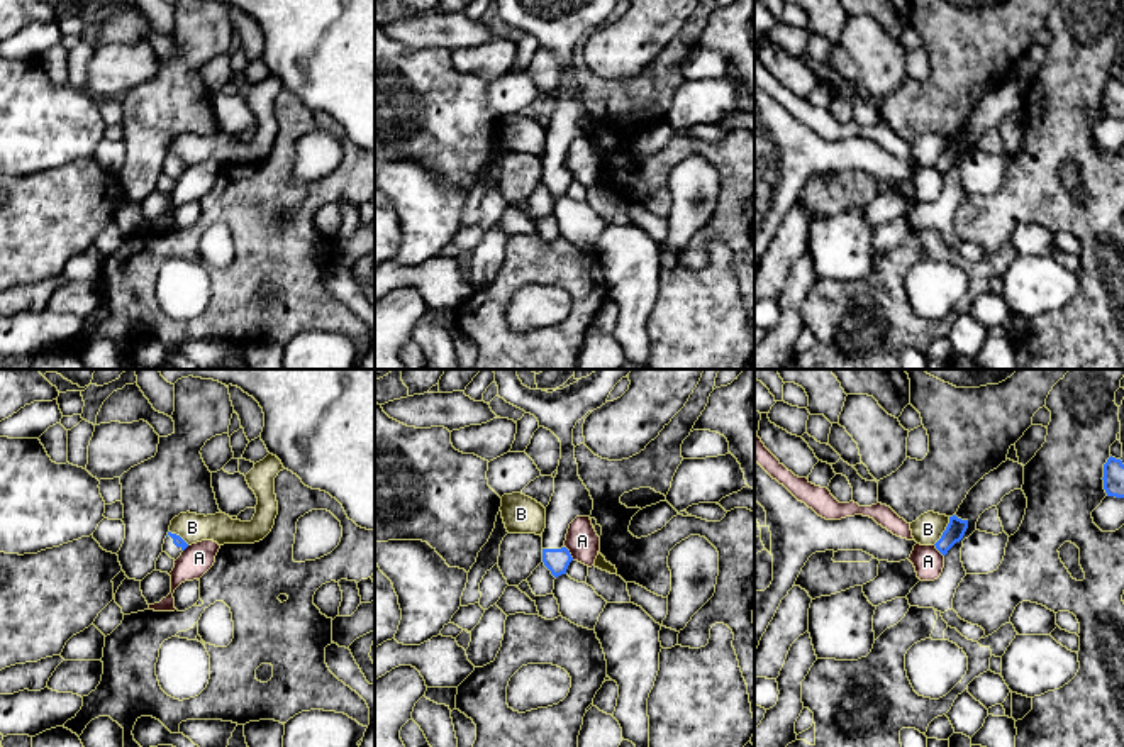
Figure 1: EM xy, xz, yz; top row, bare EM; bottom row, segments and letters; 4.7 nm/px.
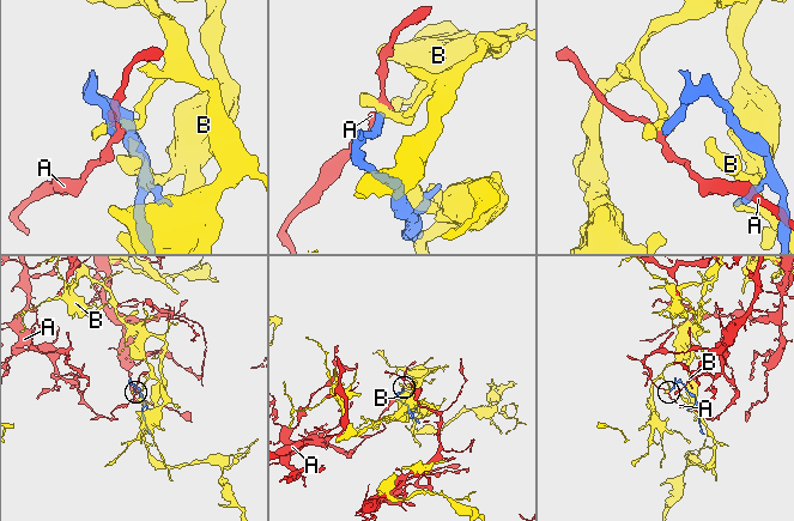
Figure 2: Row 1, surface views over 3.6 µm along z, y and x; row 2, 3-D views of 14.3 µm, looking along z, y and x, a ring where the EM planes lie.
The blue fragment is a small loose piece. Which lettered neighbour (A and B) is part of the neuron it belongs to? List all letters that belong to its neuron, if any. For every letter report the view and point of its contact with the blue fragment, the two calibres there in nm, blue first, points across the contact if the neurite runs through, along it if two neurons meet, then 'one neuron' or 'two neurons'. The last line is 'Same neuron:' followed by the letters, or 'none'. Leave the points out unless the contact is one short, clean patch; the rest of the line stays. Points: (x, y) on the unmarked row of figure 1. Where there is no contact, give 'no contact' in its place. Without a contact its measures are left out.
A: contact xz (568, 173); calibres 110 and 160 nm; border xz (565, 166), (573, 180); two neurons
B: contact yz (945, 151); calibres 90 and 140 nm; two neurons
Same neuron: none

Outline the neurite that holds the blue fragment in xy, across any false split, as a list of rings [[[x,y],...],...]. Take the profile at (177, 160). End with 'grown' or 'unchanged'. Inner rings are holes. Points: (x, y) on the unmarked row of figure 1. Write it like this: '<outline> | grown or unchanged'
[[[168,152],[163,164],[163,173],[176,181],[186,168],[188,164],[180,156]]] | grown

